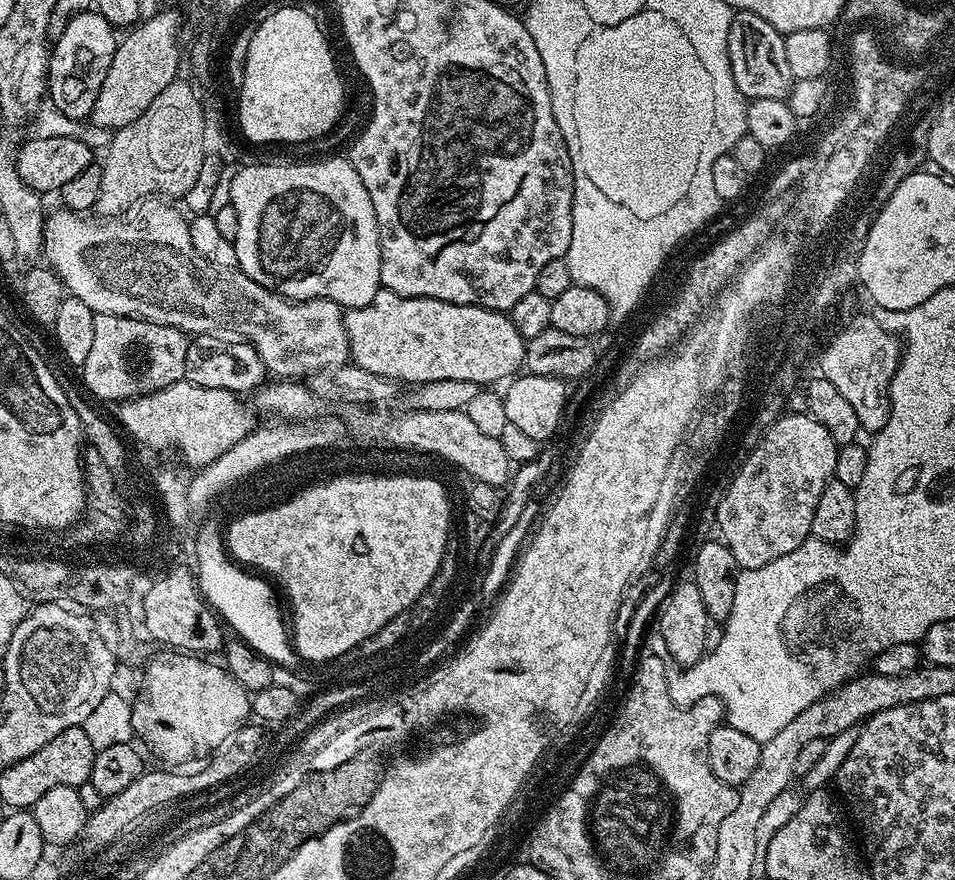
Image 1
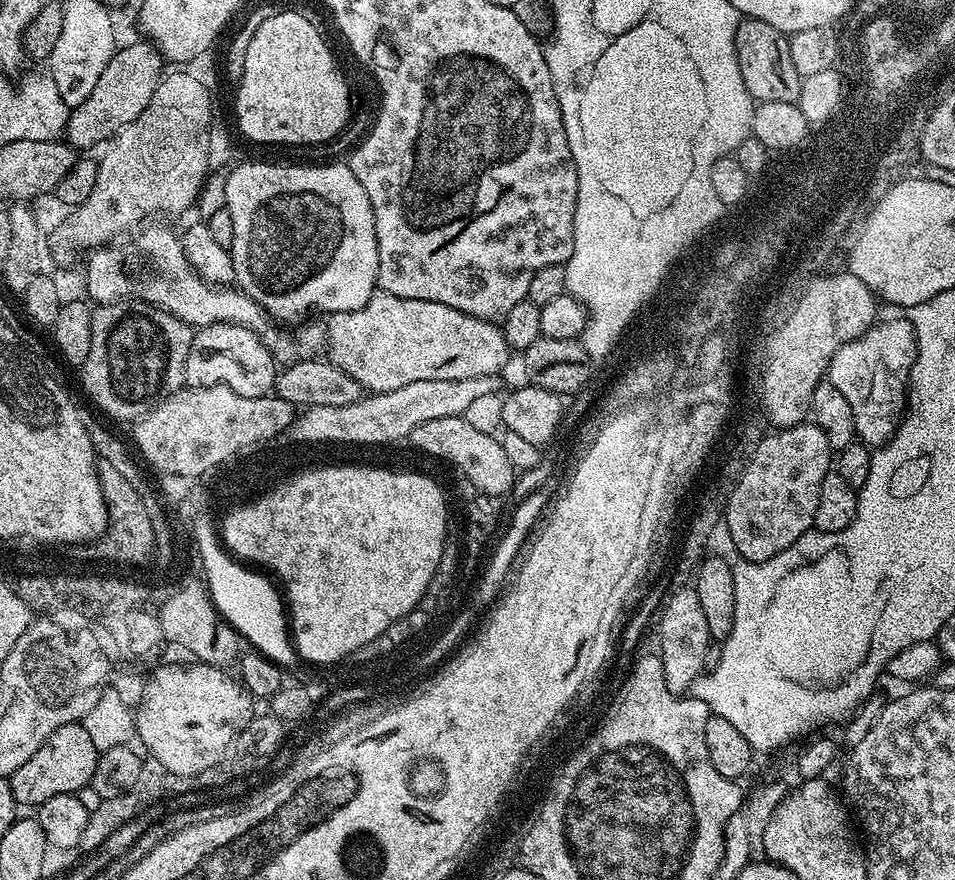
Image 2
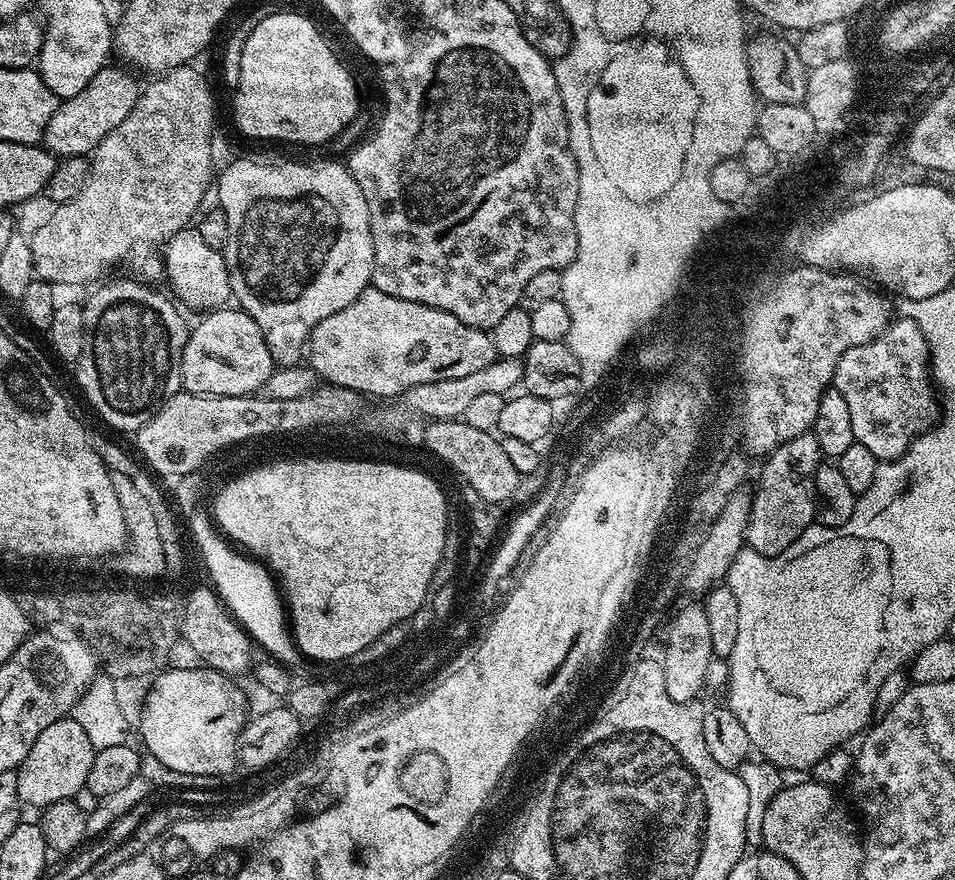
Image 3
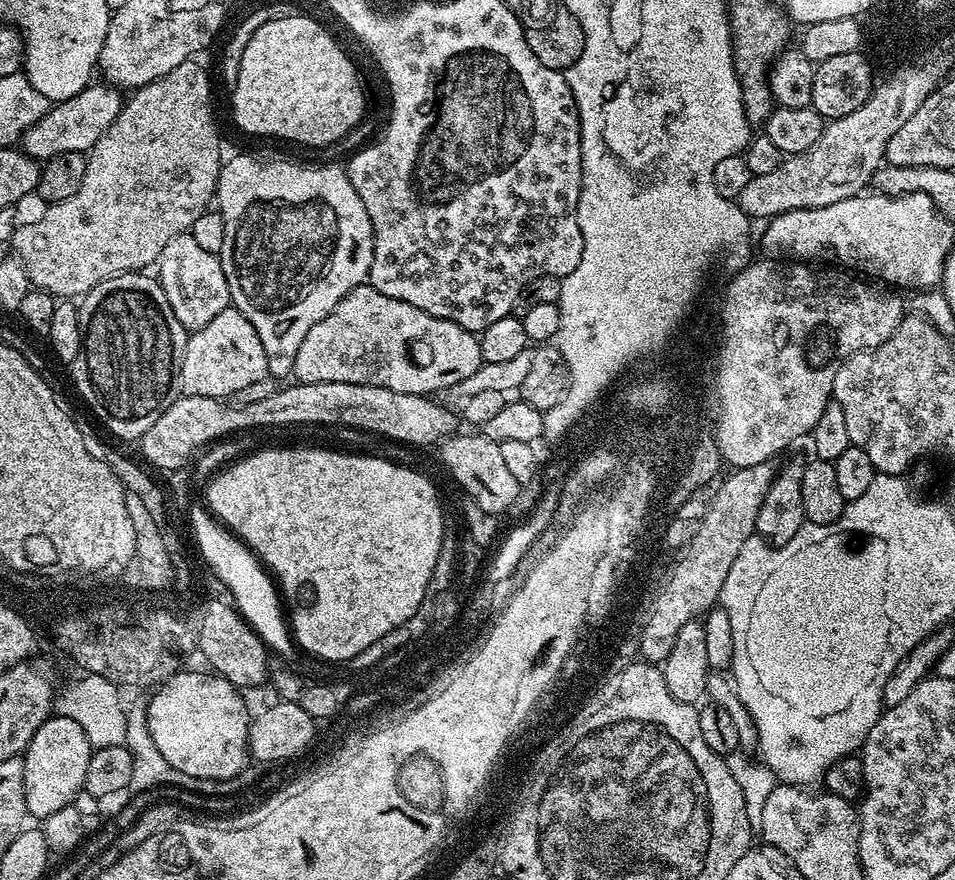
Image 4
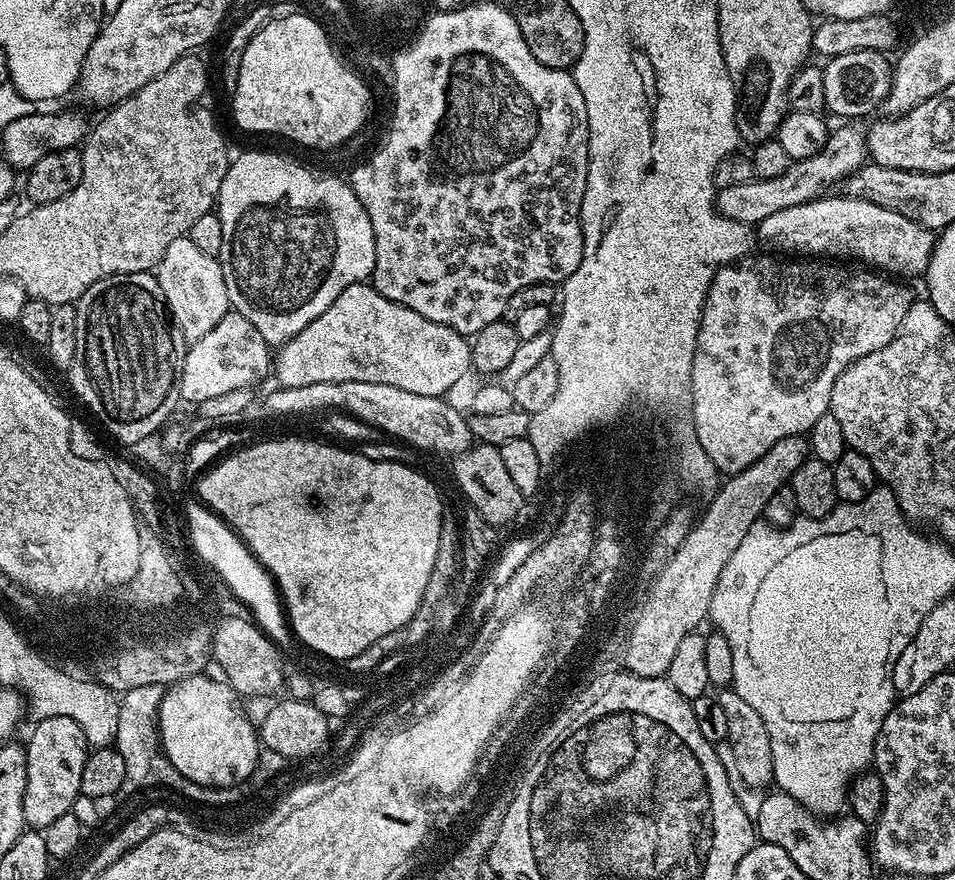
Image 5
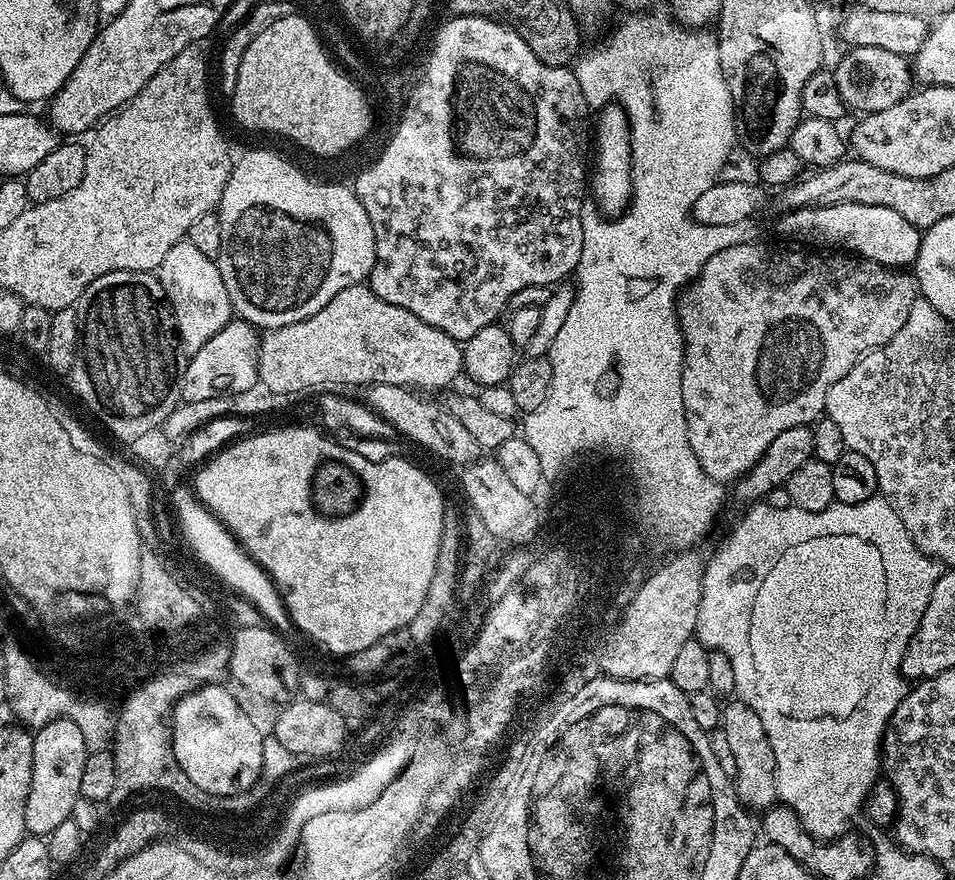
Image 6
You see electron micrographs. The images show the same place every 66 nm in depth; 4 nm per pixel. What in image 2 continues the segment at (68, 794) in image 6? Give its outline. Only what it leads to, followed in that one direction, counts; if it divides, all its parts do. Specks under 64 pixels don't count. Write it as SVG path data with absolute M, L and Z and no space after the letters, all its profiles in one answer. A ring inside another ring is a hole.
M83 723L58 726L58 730L54 730L54 734L50 734L50 738L46 738L46 742L38 746L38 750L34 750L30 759L18 766L18 770L14 770L10 783L17 805L39 806L46 802L46 798L54 798L57 794L81 792L92 783L94 766L100 754L101 749L94 746L94 741L90 739L90 734L86 734Z

